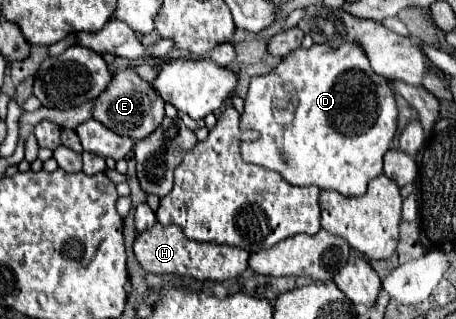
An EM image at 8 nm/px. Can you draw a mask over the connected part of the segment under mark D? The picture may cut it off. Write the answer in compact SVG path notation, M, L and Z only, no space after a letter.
M313 44L309 50L297 48L275 70L251 80L241 128L255 132L253 140L241 144L245 162L275 170L293 186L315 184L337 190L343 196L361 196L367 190L367 182L383 172L383 154L391 148L397 132L397 104L387 78L371 70L357 44L343 44L337 50Z

